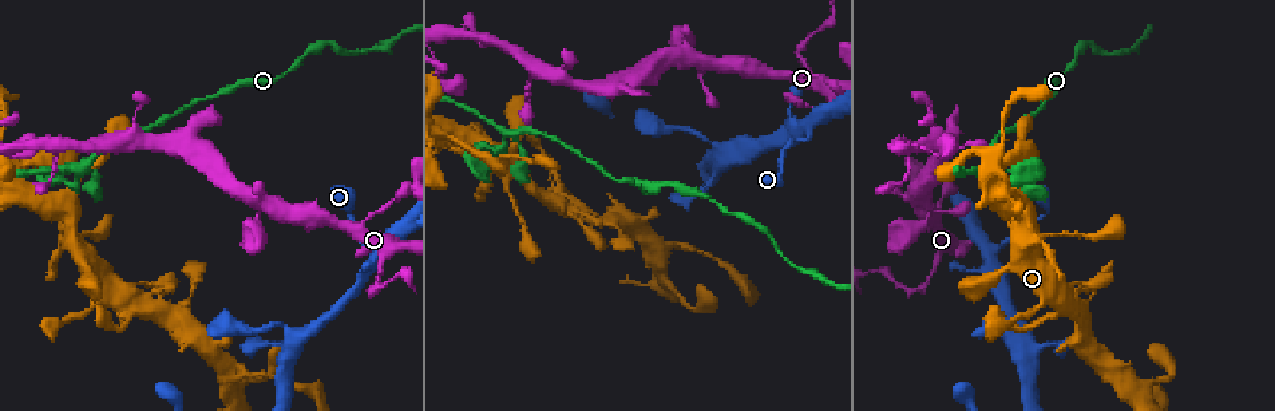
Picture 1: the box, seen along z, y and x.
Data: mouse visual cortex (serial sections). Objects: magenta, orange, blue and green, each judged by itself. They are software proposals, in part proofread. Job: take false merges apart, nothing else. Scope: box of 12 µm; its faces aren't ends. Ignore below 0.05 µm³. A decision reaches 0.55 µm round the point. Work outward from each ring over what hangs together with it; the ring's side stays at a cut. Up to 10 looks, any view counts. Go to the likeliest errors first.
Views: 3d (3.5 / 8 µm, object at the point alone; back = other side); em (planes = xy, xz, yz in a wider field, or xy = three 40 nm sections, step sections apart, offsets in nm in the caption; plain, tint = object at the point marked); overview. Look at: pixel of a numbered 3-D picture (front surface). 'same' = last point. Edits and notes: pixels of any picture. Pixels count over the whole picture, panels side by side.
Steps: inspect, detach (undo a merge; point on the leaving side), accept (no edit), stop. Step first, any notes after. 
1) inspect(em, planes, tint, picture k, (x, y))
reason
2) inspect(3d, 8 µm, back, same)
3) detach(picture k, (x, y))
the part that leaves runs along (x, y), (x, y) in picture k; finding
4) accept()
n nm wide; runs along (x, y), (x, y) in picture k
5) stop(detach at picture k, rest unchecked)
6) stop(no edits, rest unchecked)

inspect(3d, 8 µm, picture 1, (58, 181))
narrows sharply

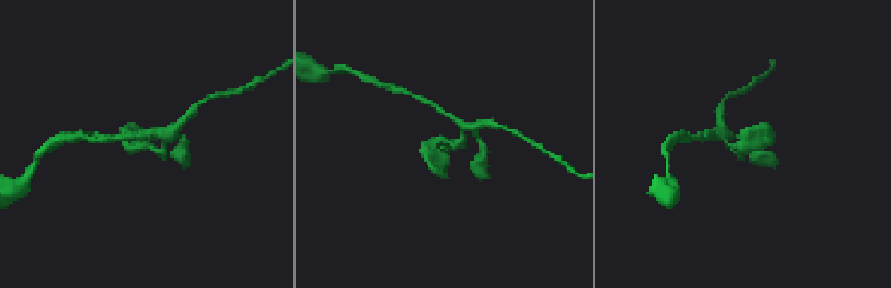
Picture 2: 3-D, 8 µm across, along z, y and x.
inspect(3d, 3.5 µm, picture 2, (447, 150))
closer look

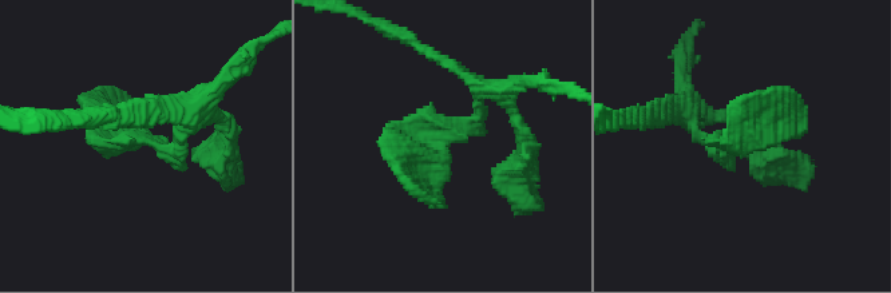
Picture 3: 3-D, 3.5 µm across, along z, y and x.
inspect(em, xy, step 2, tint, picture 3, (139, 141))
now the EM

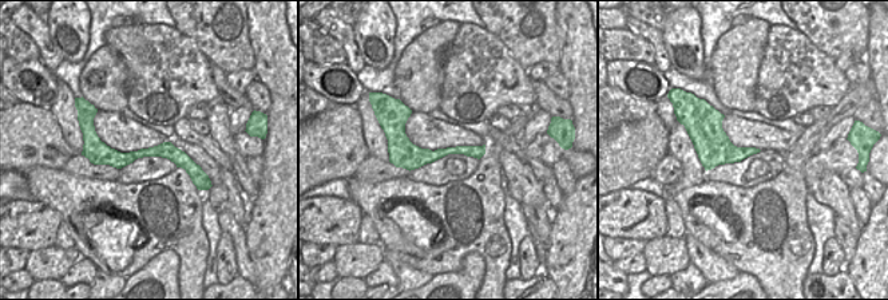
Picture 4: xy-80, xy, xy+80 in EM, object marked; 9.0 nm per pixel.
accept()
runs along (91, 146), (111, 157), (170, 152), (199, 176) in picture 4; all the same cell

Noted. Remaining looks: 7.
inspect(3d, 3.5 µm, picture 1, (808, 130))
four arms meet

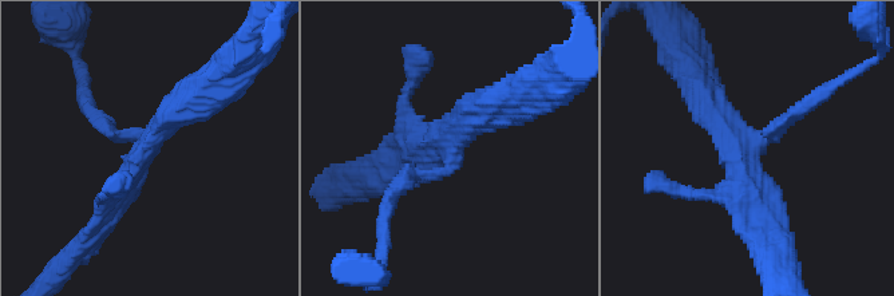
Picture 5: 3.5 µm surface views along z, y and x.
accept()
arms of 200, 200, 300, 400 nm; runs along (788, 117), (740, 158), (758, 220) in picture 5; one cell here

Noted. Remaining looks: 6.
inspect(3d, 3.5 µm, picture 1, (806, 65))
a narrow waist

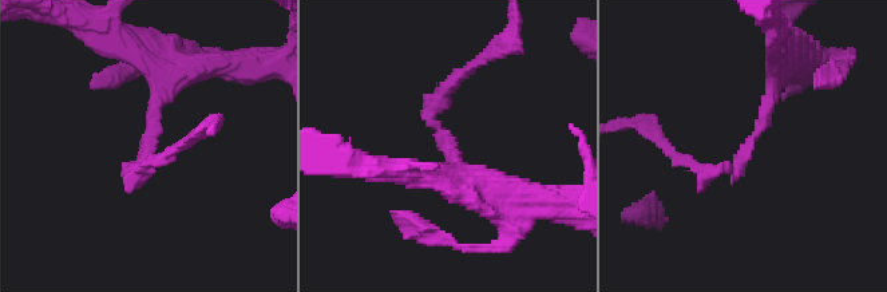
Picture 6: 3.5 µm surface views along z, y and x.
inspect(em, planes, tint, picture 6, (749, 141))
arms of 200, 200 nm

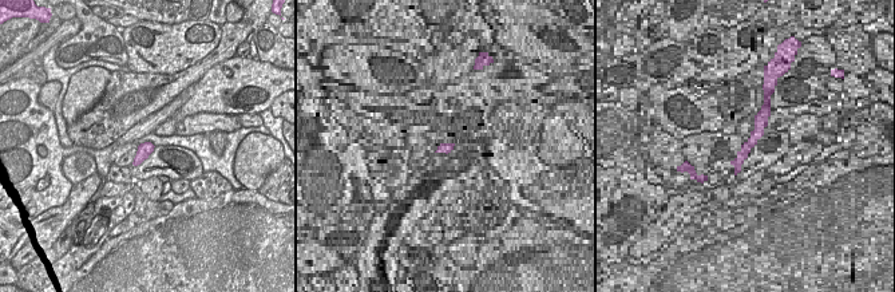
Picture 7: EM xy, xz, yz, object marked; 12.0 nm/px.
detach(picture 6, (428, 117))
160 nm wide; the part that leaves runs along (450, 146), (430, 111), (474, 67) in picture 6; a second cell is stuck on

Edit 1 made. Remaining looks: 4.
inspect(overview)
see it whole again

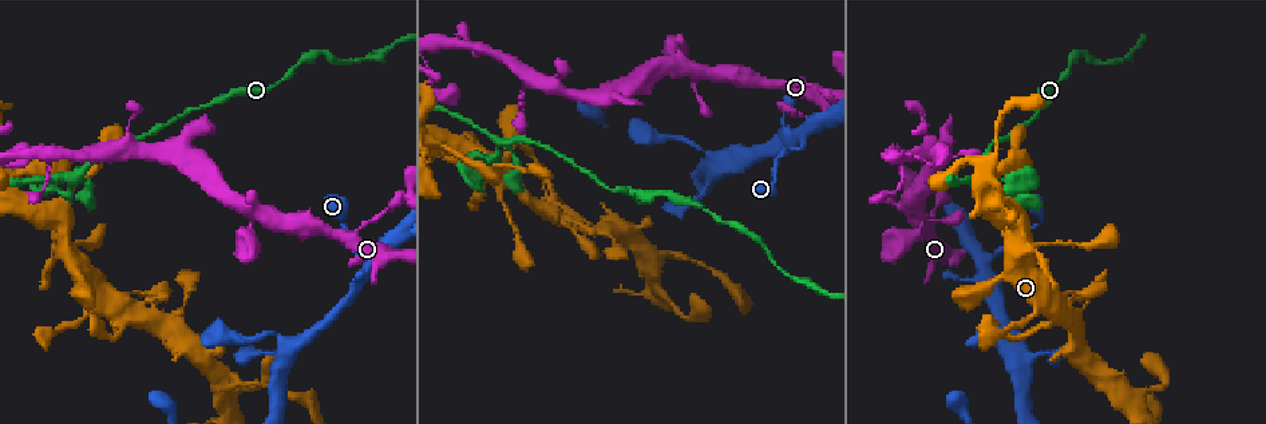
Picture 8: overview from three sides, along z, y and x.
inspect(3d, 3.5 µm, picture 8, (1005, 341))
thin neck

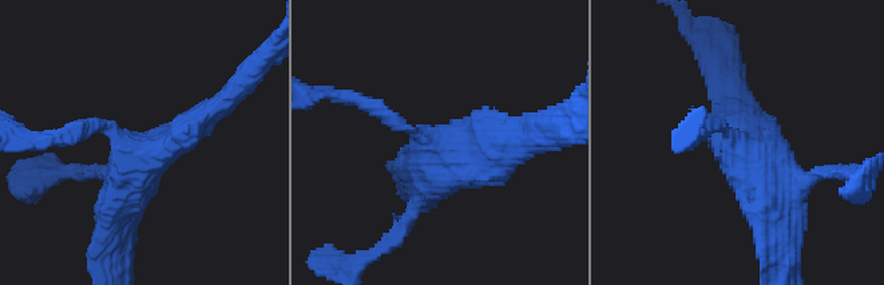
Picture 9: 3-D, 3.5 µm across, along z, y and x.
inspect(em, xy, step 3, tint, picture 9, (128, 151))
4 arms; arms of 150, 250, 300, 400 nm

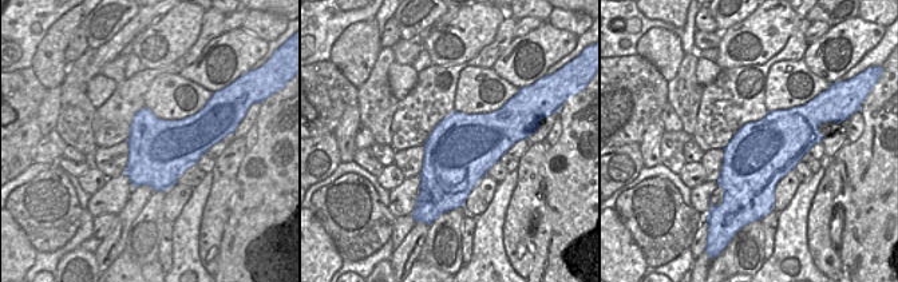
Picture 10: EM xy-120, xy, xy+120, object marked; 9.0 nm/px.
accept()
runs along (214, 107), (127, 177), (115, 230) in picture 9; all the same cell

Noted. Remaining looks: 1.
stop(detach at picture 6, rest unchecked)

